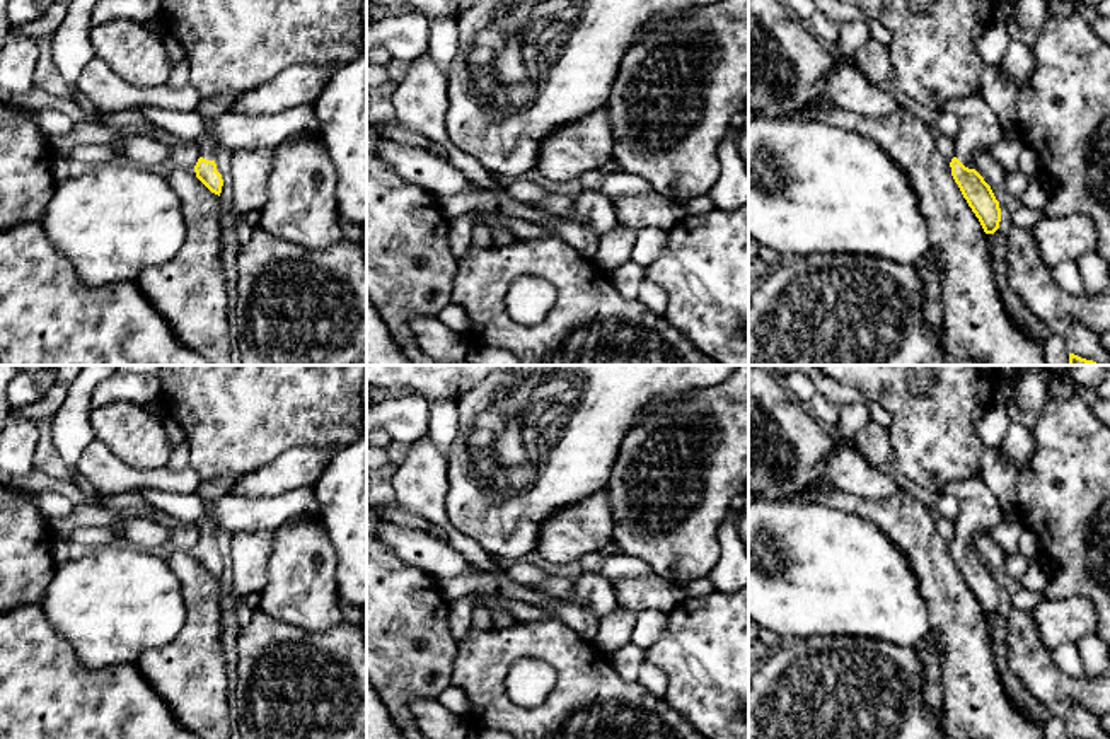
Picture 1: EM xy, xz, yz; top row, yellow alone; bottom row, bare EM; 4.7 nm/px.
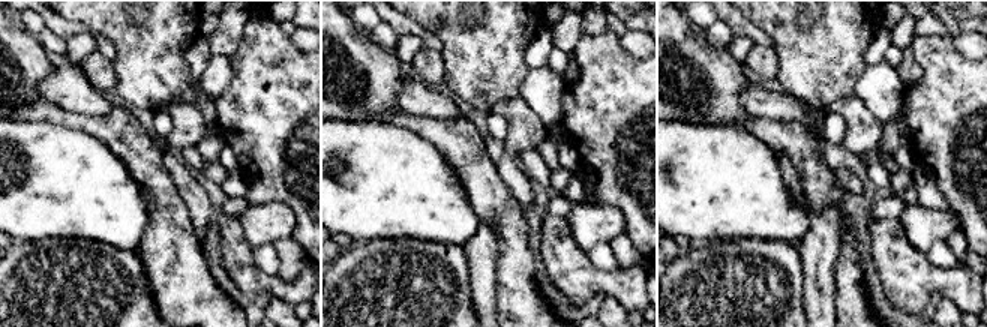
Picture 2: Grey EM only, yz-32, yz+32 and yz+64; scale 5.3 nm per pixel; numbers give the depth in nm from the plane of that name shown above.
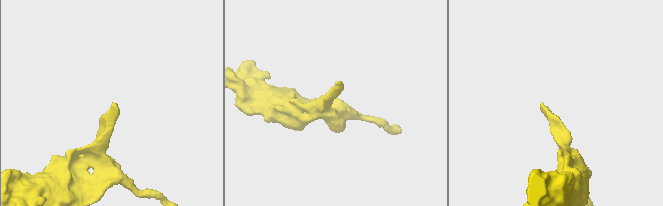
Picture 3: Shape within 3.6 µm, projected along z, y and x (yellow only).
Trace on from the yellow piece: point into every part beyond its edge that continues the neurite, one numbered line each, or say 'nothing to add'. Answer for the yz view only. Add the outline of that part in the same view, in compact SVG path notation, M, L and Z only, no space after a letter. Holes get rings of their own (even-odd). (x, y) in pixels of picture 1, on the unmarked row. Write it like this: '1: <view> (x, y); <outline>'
1: yz (981, 512); M977 474L948 483L943 492L957 497L960 502L955 539L965 550L977 536L991 532L1004 517L996 495Z

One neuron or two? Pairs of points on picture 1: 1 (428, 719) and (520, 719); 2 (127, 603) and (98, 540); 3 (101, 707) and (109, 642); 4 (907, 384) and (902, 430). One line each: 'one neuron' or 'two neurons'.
1: two neurons
2: two neurons
3: two neurons
4: one neuron

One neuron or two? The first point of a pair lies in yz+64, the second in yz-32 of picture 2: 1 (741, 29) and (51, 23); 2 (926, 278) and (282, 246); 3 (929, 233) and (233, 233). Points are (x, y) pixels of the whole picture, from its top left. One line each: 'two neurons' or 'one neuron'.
1: one neuron
2: two neurons
3: two neurons

